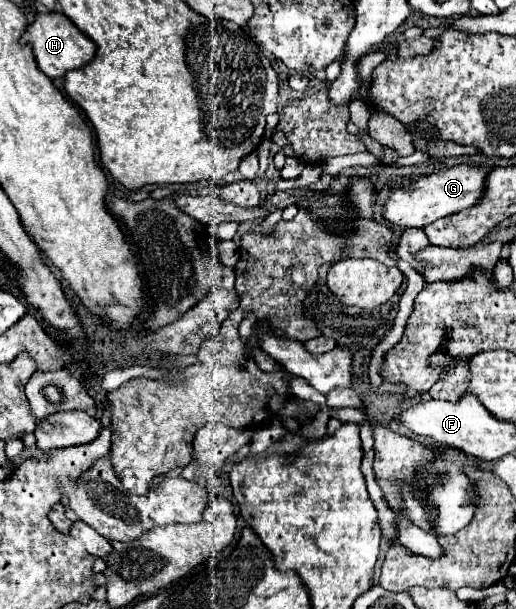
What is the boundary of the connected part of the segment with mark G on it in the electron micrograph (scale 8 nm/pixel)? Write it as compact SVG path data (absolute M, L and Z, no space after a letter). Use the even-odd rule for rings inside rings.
M460 164L452 168L442 168L430 176L422 176L416 182L398 188L390 194L390 198L384 202L382 218L398 228L424 228L434 220L474 206L484 192L484 178L488 176L488 172L488 166Z

